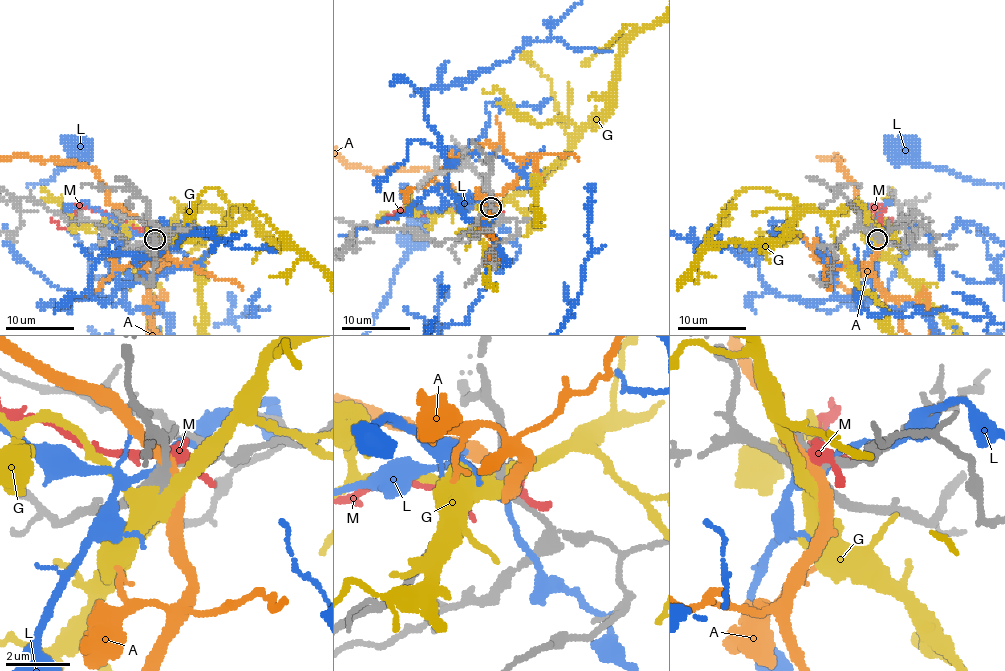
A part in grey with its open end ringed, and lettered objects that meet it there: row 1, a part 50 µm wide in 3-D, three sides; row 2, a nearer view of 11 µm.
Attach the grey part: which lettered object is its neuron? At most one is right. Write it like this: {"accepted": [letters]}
{"accepted": []}

